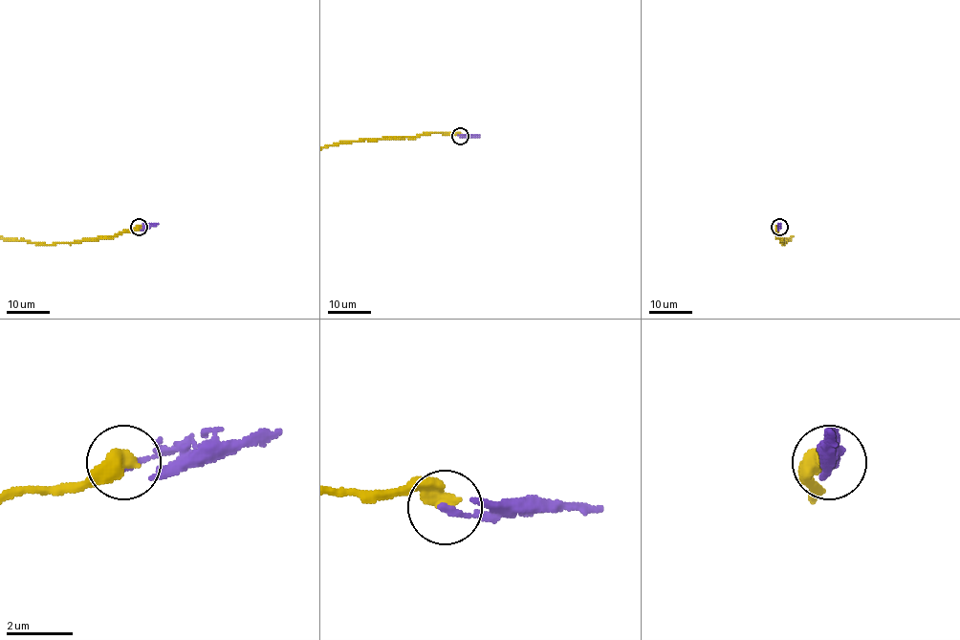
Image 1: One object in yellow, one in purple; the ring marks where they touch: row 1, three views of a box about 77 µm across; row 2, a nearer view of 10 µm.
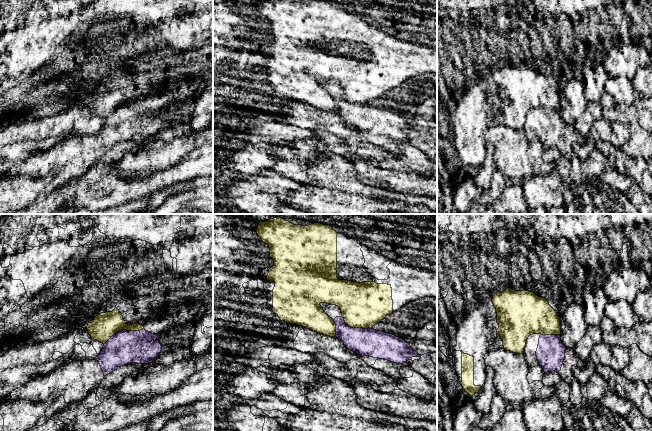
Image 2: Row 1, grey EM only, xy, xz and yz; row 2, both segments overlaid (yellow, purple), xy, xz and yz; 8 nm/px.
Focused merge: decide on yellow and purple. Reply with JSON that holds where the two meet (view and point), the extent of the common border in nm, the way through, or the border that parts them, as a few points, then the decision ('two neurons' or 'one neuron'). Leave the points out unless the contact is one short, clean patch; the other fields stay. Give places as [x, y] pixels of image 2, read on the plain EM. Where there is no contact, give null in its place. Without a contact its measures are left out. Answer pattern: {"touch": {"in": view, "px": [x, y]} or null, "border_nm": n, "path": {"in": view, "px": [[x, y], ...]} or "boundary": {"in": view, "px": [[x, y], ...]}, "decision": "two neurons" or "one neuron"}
{"touch": {"in": "xy", "px": [123, 105]}, "border_nm": 340, "boundary": {"in": "xy", "px": [[143, 104], [139, 106], [118, 106], [104, 120]]}, "decision": "two neurons"}

